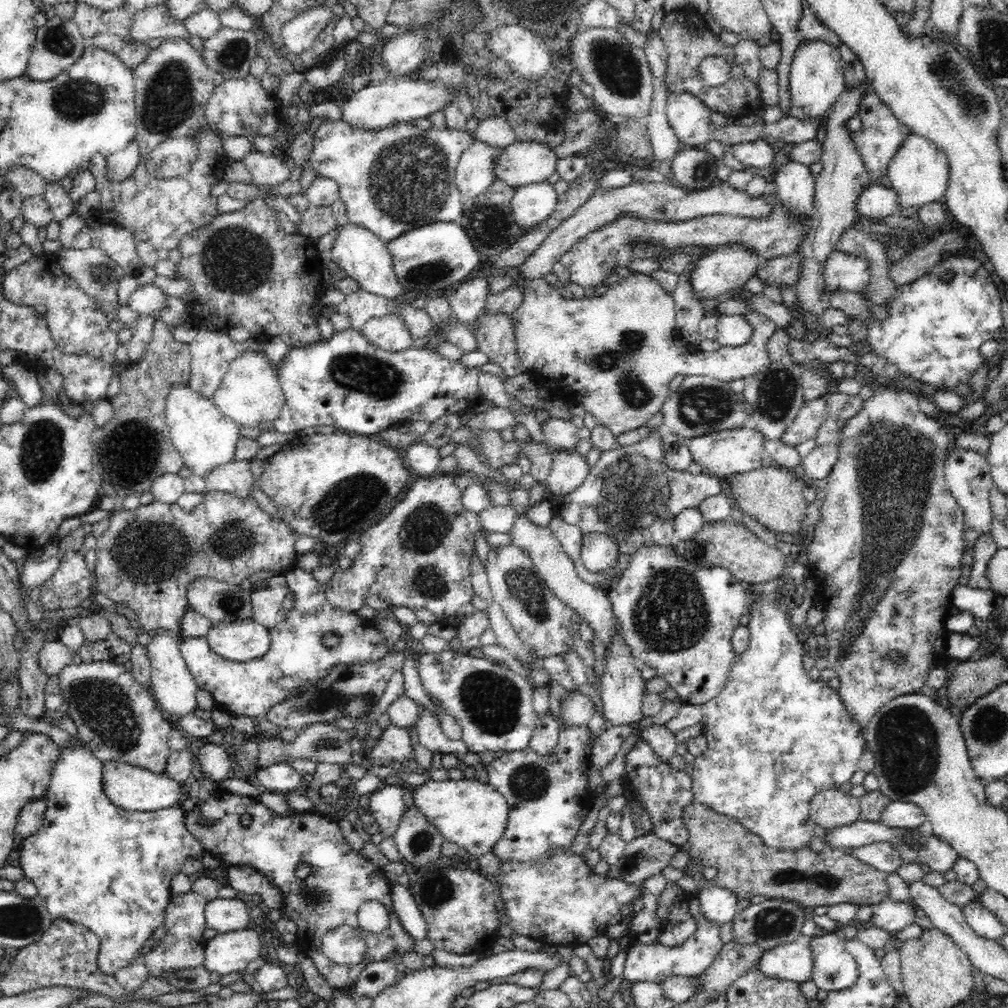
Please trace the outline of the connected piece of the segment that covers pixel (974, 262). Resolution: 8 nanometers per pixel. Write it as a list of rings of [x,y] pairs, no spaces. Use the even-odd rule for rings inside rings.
[[[970,254],[949,255],[935,263],[924,276],[897,288],[893,301],[887,306],[888,318],[871,322],[864,342],[872,353],[885,356],[890,364],[898,367],[899,373],[926,389],[941,392],[960,384],[968,385],[970,377],[991,361],[982,356],[980,346],[998,336],[1004,326],[1002,296],[981,261]],[[948,270],[953,272],[953,277],[942,282],[941,276]]]

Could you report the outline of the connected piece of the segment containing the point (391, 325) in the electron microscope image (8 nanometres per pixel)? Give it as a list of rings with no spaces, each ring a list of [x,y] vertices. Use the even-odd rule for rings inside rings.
[[[402,316],[370,318],[359,330],[370,344],[387,351],[403,351],[411,347],[413,338]]]

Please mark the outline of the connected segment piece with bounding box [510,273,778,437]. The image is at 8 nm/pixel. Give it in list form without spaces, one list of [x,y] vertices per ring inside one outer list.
[[[638,273],[638,276],[634,278],[622,278],[620,282],[613,283],[609,281],[607,283],[608,289],[606,293],[602,296],[595,297],[584,297],[581,299],[572,298],[566,299],[558,293],[559,286],[550,286],[542,278],[534,278],[530,282],[526,282],[523,286],[523,299],[521,305],[516,308],[514,312],[510,315],[513,317],[514,329],[516,331],[516,341],[517,341],[517,353],[518,358],[522,360],[522,367],[525,368],[525,373],[533,376],[536,383],[542,389],[548,391],[549,400],[561,400],[562,402],[567,402],[568,404],[573,403],[583,407],[588,413],[594,416],[597,424],[601,426],[606,426],[610,431],[618,437],[619,435],[629,432],[631,430],[636,430],[640,427],[646,426],[646,422],[652,418],[658,412],[661,412],[662,406],[665,405],[666,400],[671,394],[670,383],[673,378],[677,375],[682,375],[685,378],[688,376],[715,376],[717,375],[719,380],[729,383],[735,380],[743,380],[748,376],[756,376],[760,374],[762,370],[766,370],[766,367],[770,366],[771,361],[769,359],[766,345],[768,339],[771,338],[775,330],[778,329],[777,326],[767,317],[760,313],[755,313],[751,315],[751,320],[754,323],[755,329],[753,330],[753,336],[750,340],[742,346],[739,347],[727,347],[723,346],[714,351],[701,351],[692,352],[690,346],[686,346],[680,338],[676,338],[676,313],[677,309],[675,307],[675,302],[672,294],[666,294],[660,284],[656,280],[650,280],[648,276],[644,276],[644,273]]]

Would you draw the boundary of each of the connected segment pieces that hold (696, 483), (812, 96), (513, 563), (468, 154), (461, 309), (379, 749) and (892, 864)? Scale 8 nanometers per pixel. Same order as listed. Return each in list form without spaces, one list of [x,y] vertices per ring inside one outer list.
[[[654,428],[650,434],[632,444],[619,446],[602,453],[600,459],[592,466],[583,483],[575,490],[560,497],[557,503],[557,512],[565,522],[578,526],[583,534],[604,533],[612,536],[618,545],[618,552],[634,554],[642,546],[669,546],[673,544],[675,534],[675,518],[685,510],[698,509],[698,506],[716,493],[720,493],[719,477],[713,474],[694,475],[686,470],[672,470],[666,466],[663,450],[663,438],[660,430]]]
[[[804,42],[796,50],[789,75],[790,110],[788,114],[800,120],[812,120],[824,115],[844,90],[844,67],[839,48],[828,42]]]
[[[512,544],[491,548],[485,566],[492,600],[500,604],[518,637],[542,660],[568,654],[571,644],[570,624],[575,618],[574,610],[562,602],[545,583],[532,559],[521,548]]]
[[[474,140],[460,156],[455,180],[463,199],[482,194],[494,183],[498,148]]]
[[[488,277],[474,278],[447,292],[453,316],[462,325],[472,323],[482,312],[489,297]]]
[[[391,723],[378,735],[378,740],[374,746],[370,747],[370,752],[365,757],[372,760],[382,760],[386,758],[395,765],[399,765],[399,770],[408,772],[422,772],[422,767],[414,759],[414,751],[410,745],[409,732],[402,727]]]
[[[890,842],[873,843],[869,846],[851,850],[851,852],[853,852],[853,857],[884,873],[896,872],[899,866],[902,865],[900,852]]]

